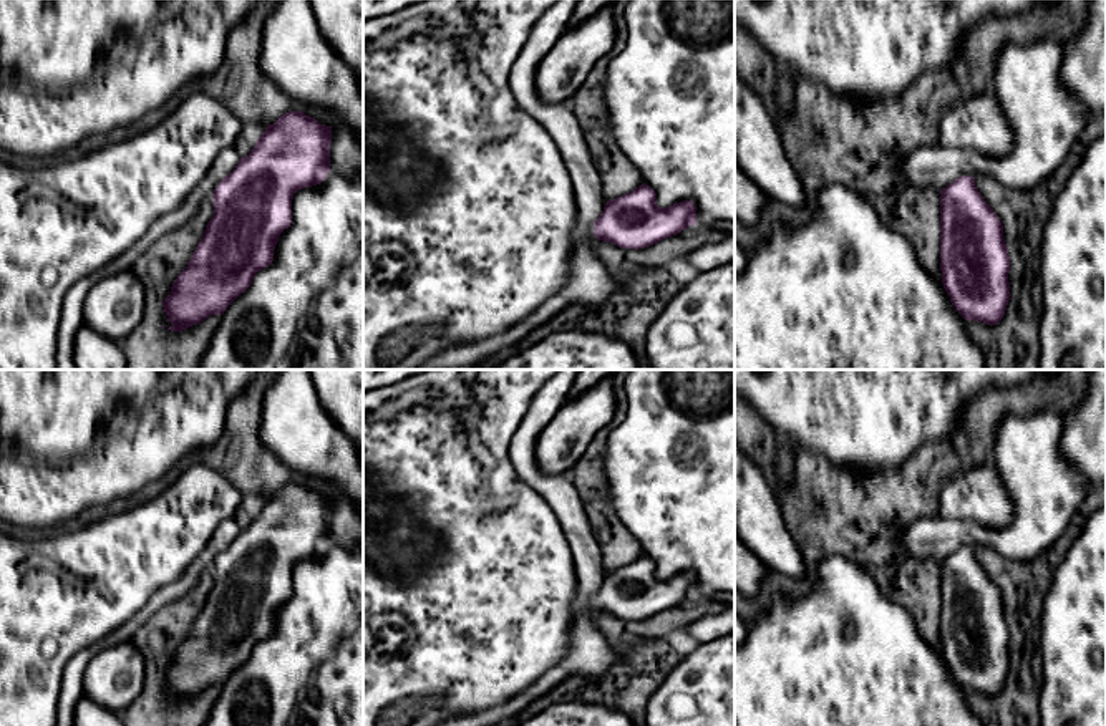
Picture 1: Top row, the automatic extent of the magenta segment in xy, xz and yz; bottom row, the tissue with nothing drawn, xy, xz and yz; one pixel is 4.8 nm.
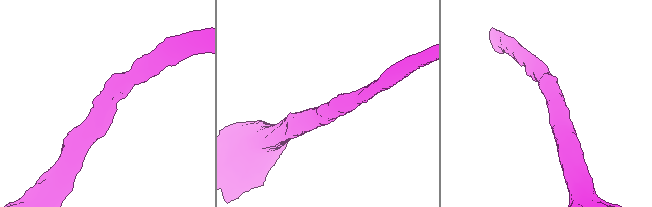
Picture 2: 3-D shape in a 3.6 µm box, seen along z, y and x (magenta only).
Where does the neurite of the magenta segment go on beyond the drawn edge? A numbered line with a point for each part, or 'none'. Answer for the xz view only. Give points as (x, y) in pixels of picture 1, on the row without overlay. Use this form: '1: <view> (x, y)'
none

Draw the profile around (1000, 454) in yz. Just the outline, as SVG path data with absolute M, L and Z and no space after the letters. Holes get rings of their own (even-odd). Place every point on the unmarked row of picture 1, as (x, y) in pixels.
M1051 409L1007 414L997 423L988 459L1016 507L1010 527L919 519L894 535L897 545L917 560L937 564L960 547L988 547L1023 565L1036 562L1065 534L1089 489L1086 477L1061 454L1063 431L1063 413Z

